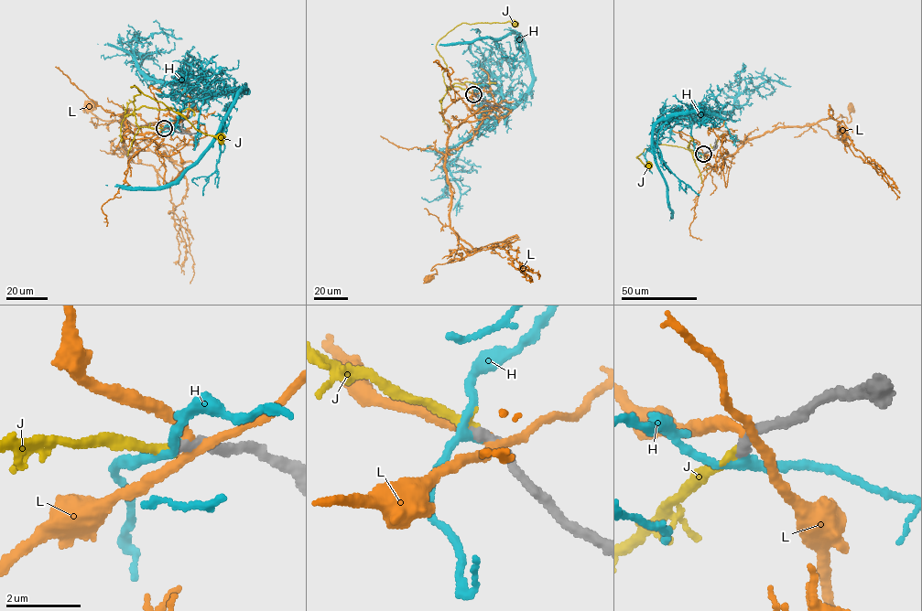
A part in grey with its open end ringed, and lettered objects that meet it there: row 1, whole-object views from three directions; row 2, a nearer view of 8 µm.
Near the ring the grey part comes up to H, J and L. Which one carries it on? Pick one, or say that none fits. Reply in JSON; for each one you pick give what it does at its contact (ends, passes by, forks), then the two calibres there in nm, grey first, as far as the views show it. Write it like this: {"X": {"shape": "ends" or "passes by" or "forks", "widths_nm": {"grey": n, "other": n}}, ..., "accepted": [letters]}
{"J": {"shape": "ends", "widths_nm": {"grey": 280, "other": 240}}, "accepted": ["J"]}

